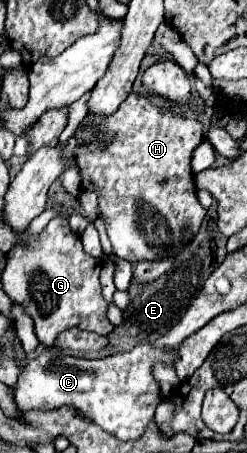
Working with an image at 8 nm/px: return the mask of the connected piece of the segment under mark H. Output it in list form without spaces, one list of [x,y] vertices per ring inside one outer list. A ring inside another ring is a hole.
[[[130,92],[130,96],[112,116],[86,118],[76,128],[76,138],[76,166],[82,178],[80,188],[84,192],[96,192],[98,216],[104,221],[116,256],[136,264],[142,260],[158,260],[178,254],[182,250],[182,230],[188,228],[192,234],[196,234],[206,216],[206,210],[196,200],[194,172],[190,168],[192,152],[204,140],[204,124],[180,114],[172,114],[170,110],[160,110],[146,94]]]

